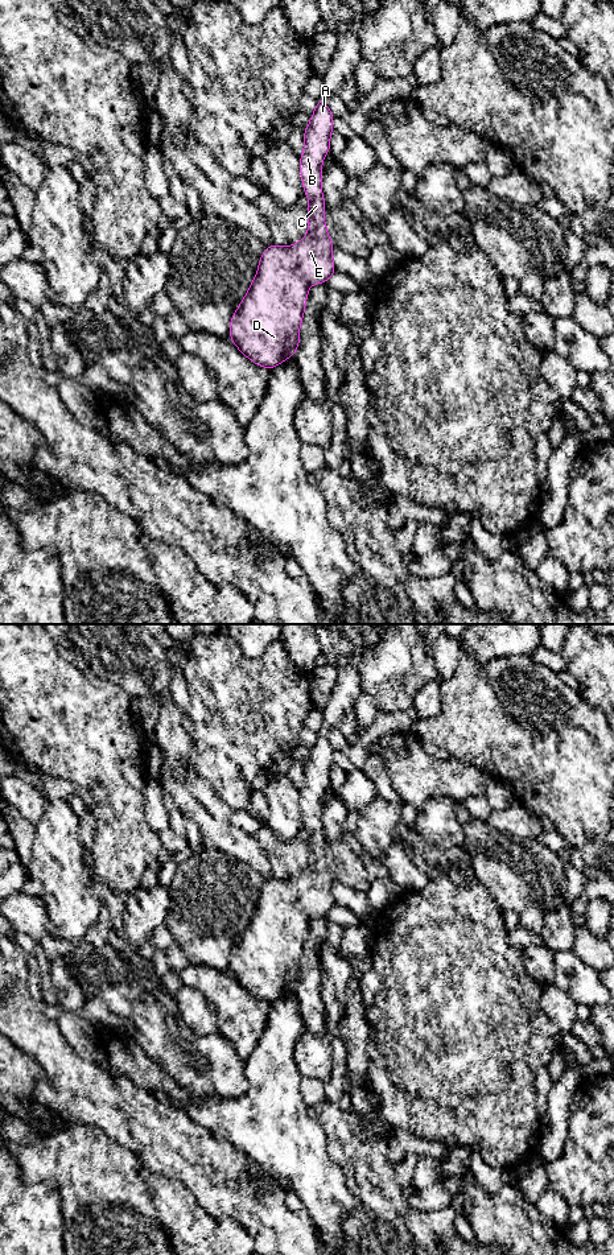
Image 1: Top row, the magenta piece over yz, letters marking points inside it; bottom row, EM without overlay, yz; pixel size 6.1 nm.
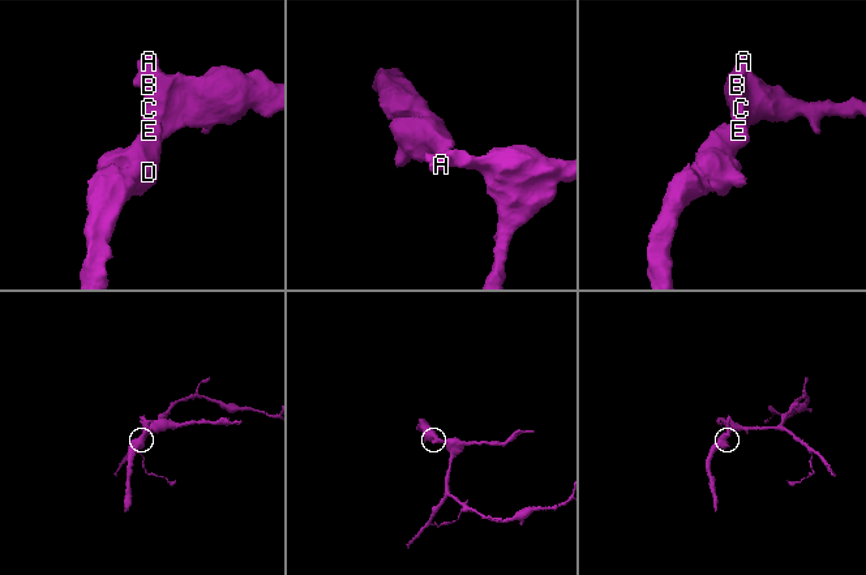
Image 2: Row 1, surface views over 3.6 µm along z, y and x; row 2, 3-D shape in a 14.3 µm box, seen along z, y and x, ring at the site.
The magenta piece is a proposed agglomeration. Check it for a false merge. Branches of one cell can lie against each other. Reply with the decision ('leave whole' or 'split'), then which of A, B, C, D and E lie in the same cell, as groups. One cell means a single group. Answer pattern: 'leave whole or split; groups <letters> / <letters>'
leave whole; groups A B C D E

